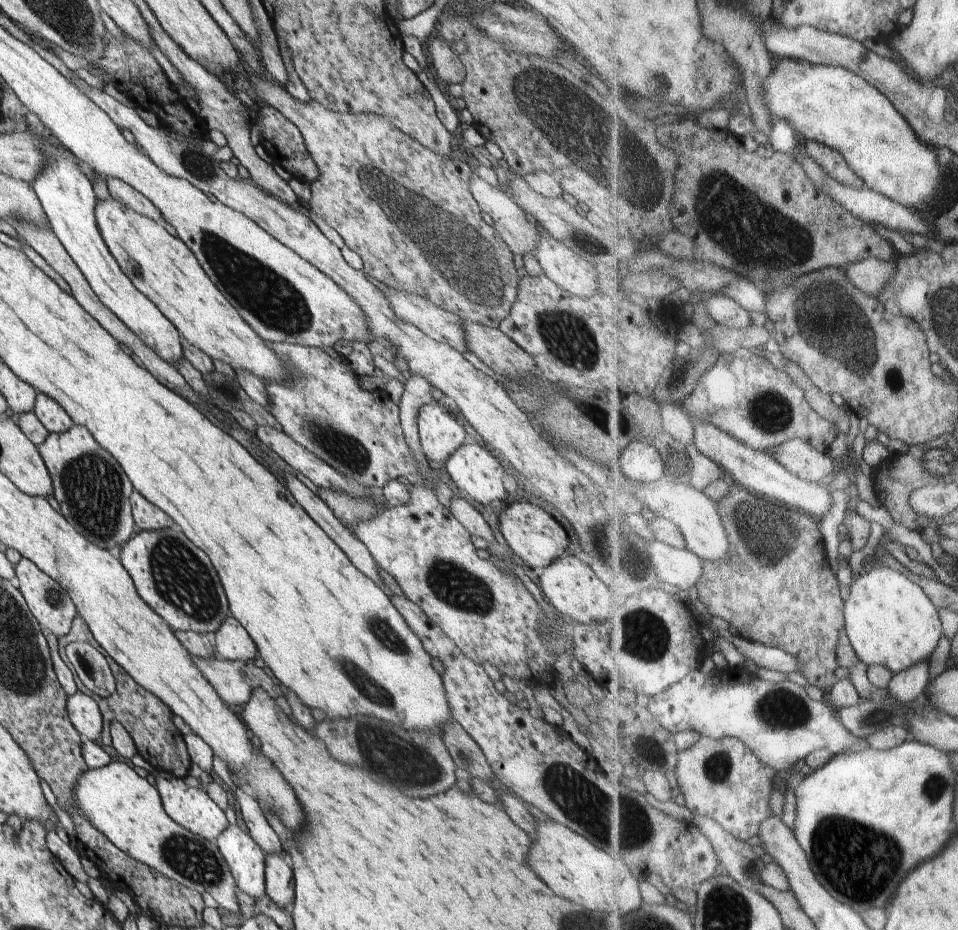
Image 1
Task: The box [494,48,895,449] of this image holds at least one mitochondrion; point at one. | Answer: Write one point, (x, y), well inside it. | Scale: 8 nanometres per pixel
(746, 226)

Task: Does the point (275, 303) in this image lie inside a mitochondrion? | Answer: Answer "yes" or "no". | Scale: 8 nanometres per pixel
yes

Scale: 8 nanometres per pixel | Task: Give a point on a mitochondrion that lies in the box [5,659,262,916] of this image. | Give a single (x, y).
(193, 860)

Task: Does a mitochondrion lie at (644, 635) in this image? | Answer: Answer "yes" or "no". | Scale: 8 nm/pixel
yes

